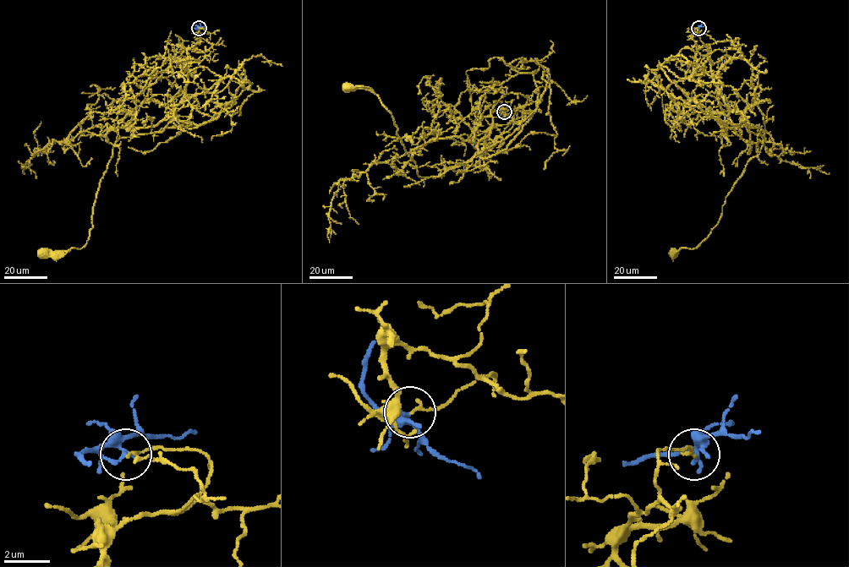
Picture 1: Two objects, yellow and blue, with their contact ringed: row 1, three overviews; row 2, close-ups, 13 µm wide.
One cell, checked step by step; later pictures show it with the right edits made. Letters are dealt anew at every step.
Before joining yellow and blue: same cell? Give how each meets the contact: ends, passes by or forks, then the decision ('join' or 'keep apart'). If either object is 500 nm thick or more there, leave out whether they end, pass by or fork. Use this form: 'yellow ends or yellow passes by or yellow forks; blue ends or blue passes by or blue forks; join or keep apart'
yellow ends; blue forks; keep apart

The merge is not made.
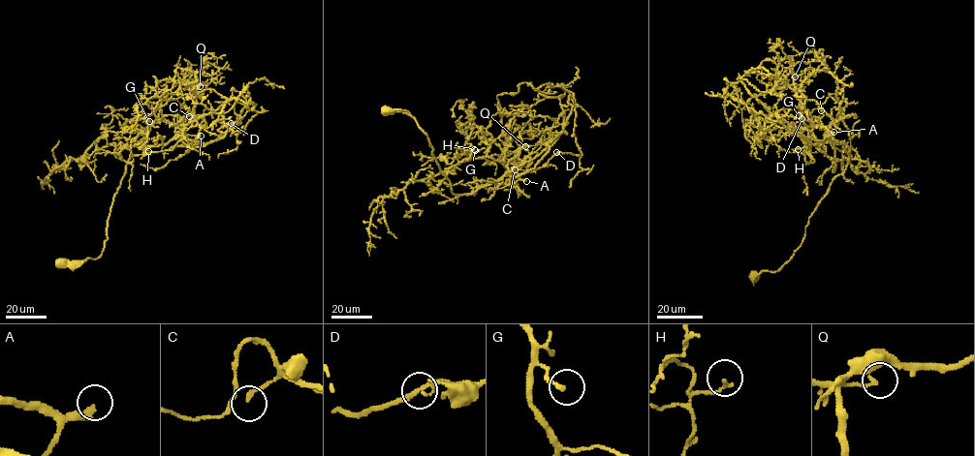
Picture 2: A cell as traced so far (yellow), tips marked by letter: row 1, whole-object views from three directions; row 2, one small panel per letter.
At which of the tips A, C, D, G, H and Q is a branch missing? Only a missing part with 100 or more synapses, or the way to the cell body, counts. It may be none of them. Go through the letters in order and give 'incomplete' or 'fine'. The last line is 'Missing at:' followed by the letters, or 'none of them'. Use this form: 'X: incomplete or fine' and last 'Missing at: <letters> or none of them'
A: incomplete
C: fine
D: fine
G: fine
H: fine
Q: fine
Missing at: A

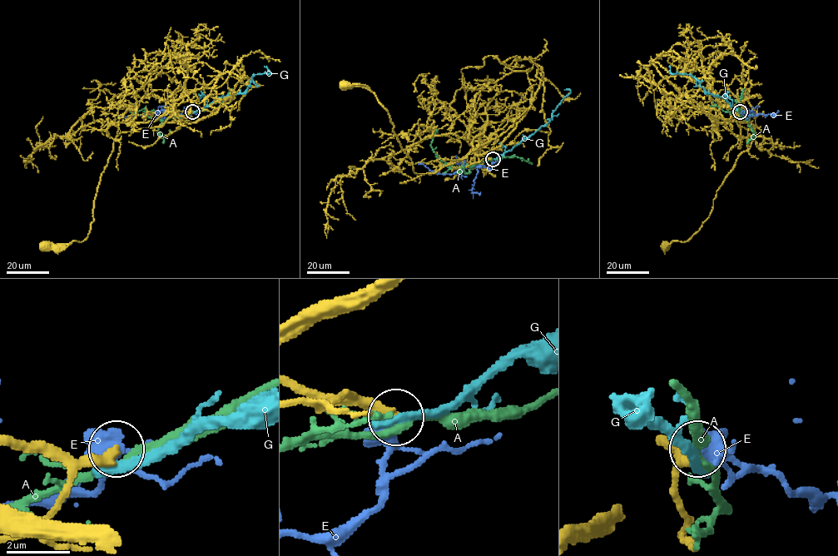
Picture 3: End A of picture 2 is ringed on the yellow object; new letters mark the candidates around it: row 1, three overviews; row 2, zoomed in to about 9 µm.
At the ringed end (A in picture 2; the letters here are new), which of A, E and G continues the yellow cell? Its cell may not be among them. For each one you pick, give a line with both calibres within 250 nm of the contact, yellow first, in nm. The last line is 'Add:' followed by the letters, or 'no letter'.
Add: no letter

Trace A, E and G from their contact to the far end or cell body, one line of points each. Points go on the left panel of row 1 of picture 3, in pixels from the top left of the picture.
A: (192, 112), (180, 117), (153, 119), (149, 117), (146, 107), (134, 115), (131, 111), (137, 101)
E: (192, 111), (183, 116), (160, 110), (157, 114), (117, 116)
G: (192, 112), (209, 106), (219, 97), (244, 92), (255, 74), (270, 73), (265, 66)

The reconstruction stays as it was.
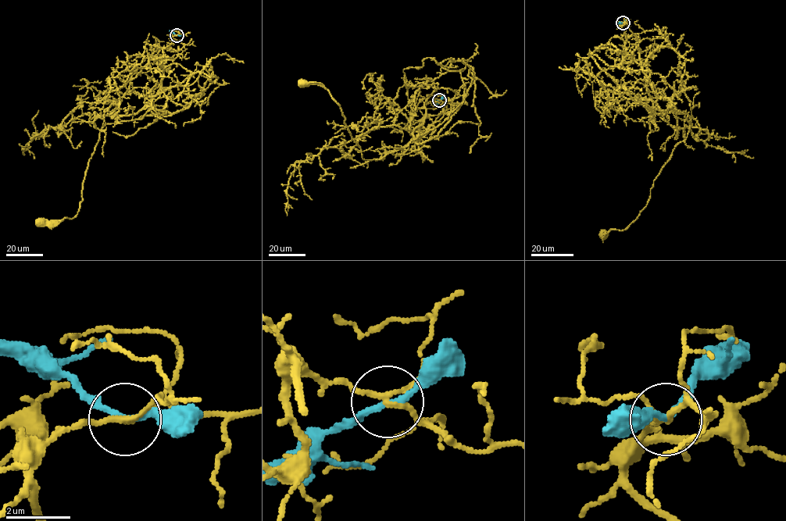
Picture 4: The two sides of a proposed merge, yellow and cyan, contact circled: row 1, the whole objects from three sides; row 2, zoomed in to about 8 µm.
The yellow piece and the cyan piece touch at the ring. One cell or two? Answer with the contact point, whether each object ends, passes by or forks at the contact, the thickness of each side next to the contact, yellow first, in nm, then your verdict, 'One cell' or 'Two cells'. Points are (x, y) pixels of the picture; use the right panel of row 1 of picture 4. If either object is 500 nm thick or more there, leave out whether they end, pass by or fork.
Place: (623, 23). At the ring yellow forks. At the ring cyan passes by. Thickness 140 nm (yellow) against 170 nm. Two cells

